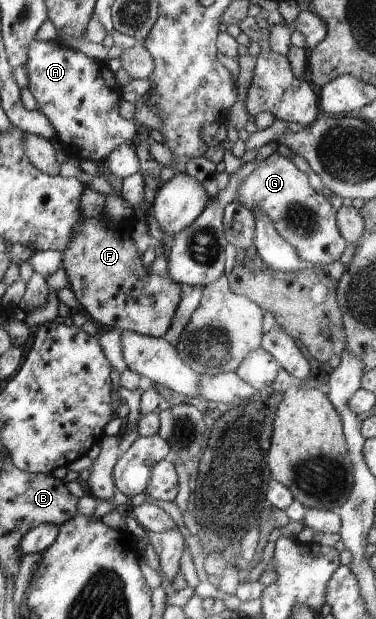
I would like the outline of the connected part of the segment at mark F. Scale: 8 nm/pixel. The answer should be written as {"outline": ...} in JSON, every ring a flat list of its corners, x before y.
{"outline":[[87,185,79,198,82,220,73,228,69,245,61,253,61,265,66,271,69,286,72,288,81,310,90,320,93,328,111,327,120,331,140,333,161,338,169,329,173,314,181,297,181,284,171,278,151,271,148,263,137,252,135,243,129,237,131,227,123,232,122,222,113,221,106,214,106,197]]}

